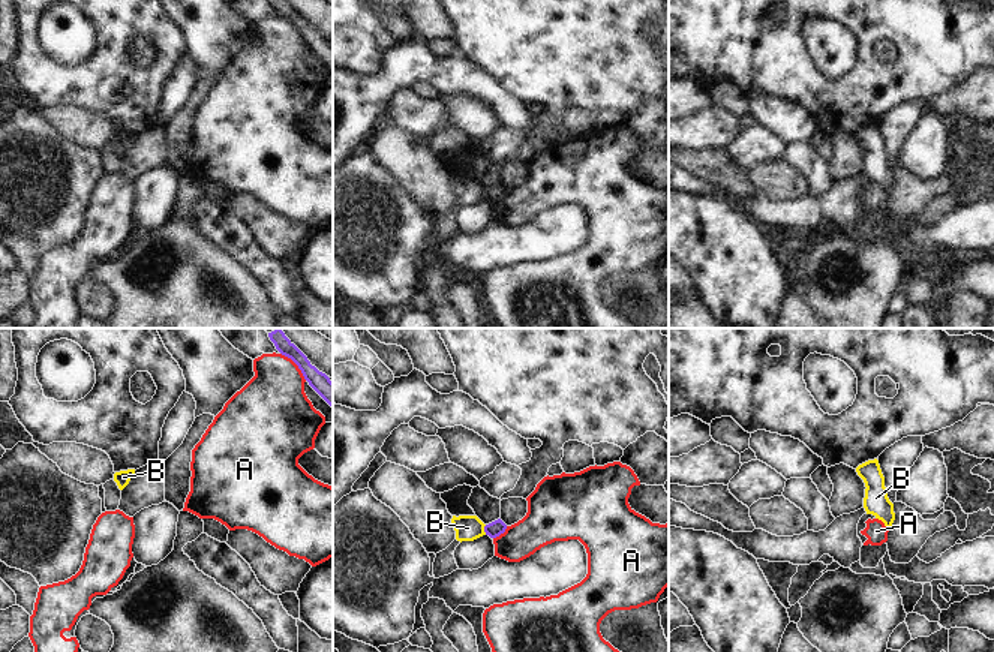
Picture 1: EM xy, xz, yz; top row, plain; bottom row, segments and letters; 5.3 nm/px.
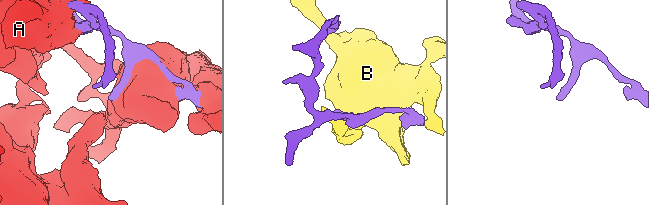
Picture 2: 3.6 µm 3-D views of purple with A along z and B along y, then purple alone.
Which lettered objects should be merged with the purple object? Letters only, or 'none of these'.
none of these

